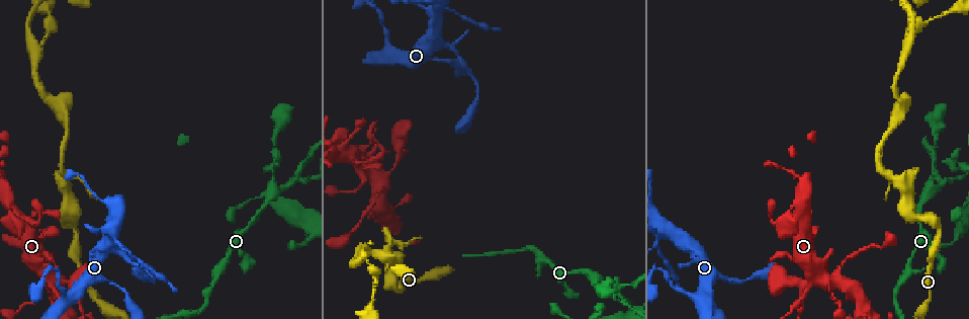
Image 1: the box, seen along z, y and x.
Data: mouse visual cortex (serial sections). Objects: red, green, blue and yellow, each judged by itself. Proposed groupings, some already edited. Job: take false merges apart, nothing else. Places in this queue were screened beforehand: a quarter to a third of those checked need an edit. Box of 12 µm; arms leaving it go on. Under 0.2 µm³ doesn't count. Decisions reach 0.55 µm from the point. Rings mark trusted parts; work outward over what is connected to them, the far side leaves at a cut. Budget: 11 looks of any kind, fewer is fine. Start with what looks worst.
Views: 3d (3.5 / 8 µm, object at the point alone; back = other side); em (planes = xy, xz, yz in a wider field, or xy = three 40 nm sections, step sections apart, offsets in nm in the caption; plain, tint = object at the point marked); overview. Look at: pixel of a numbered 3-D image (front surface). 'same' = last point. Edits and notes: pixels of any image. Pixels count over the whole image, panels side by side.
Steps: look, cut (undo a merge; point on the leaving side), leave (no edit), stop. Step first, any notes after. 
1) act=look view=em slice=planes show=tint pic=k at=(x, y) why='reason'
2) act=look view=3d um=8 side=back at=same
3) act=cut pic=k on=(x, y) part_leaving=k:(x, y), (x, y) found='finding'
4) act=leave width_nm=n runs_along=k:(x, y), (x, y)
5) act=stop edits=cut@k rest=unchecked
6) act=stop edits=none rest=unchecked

act=look view=3d um=3.5 pic=1 at=(289, 182) why='thin arm on a thick one'

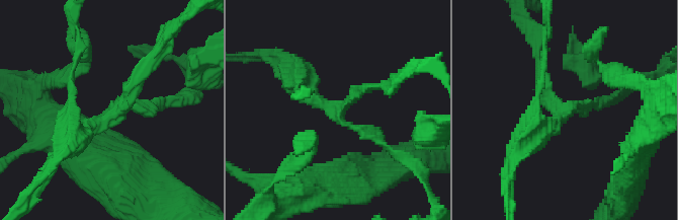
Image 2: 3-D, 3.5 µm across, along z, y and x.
act=look view=em slice=xy step=5 show=tint pic=2 at=(339, 109) arms=3 arm_widths_nm=150,200,350 why='now the EM'

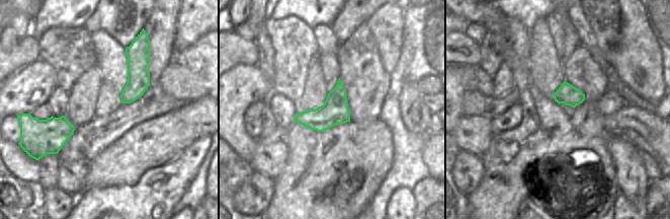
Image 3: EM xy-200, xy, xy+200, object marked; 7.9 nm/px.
act=leave runs_along=2:(70, 143), (151, 65) found='one cell here'

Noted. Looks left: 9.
act=look view=3d um=3.5 pic=1 at=(121, 252) why='calibre changes'

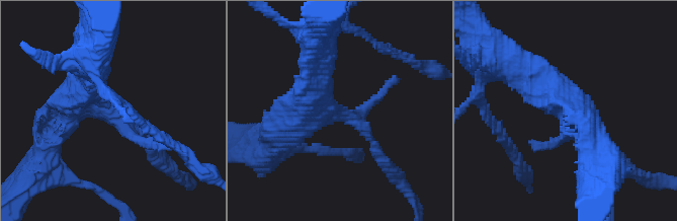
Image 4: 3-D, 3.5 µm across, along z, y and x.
act=look view=em slice=xy step=1 show=tint pic=4 at=(336, 114) why='need the tissue'

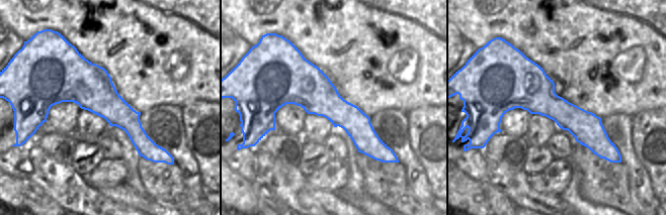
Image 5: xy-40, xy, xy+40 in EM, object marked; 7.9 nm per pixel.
act=leave found='continuous, no second cell'

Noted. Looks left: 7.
act=look view=3d um=3.5 side=back pic=1 at=(912, 216) why='sharp bend'

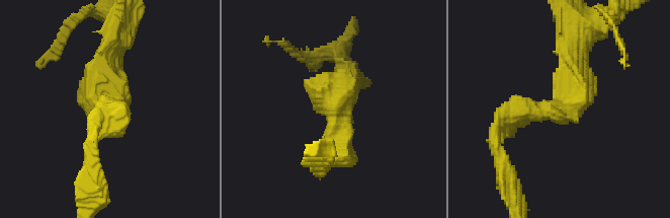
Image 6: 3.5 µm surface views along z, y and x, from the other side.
act=look view=em slice=xy step=1 show=tint pic=6 at=(336, 100) why='need the tissue'

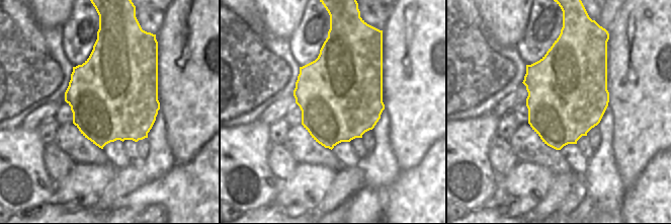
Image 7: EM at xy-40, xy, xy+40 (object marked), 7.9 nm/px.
act=look view=em slice=planes show=tint at=same why='cut it another way'

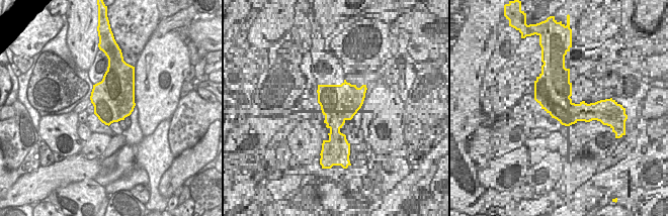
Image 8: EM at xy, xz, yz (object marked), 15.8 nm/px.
act=leave runs_along=6:(502, 121), (570, 102), (577, 43) found='continuous, no second cell'

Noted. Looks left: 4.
act=look view=3d um=3.5 pic=1 at=(35, 50) why='side arm on a straight run'

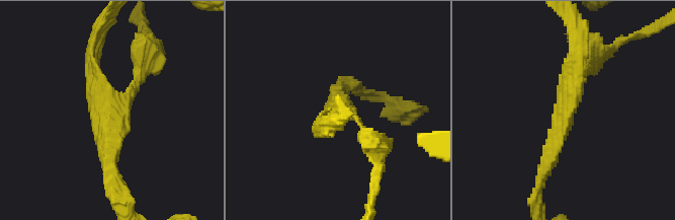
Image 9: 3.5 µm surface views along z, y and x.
act=look view=em slice=planes show=tint pic=9 at=(561, 115) arms=3 arm_widths_nm=150,200,250

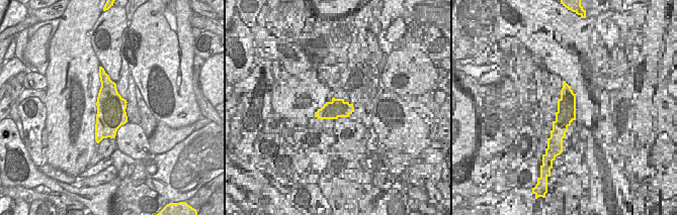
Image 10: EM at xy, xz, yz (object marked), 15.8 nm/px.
act=leave runs_along=9:(541, 179), (565, 101), (588, 64) found='one cell here'

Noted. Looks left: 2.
act=look view=3d um=3.5 pic=1 at=(61, 284)

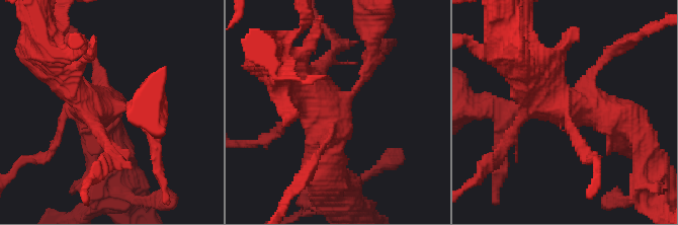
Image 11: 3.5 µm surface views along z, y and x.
act=look view=em slice=xy step=2 show=tint pic=11 at=(114, 106)

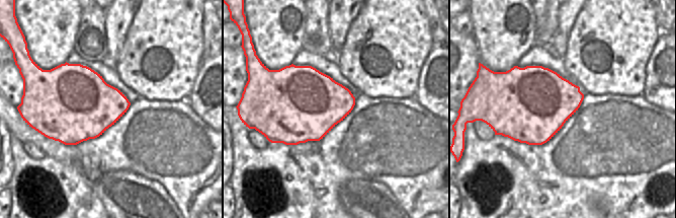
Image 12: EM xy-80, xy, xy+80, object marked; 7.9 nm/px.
act=leave runs_along=11:(521, 73), (544, 101), (617, 117) found='continuous, no second cell'

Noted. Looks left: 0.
act=stop edits=none rest=unchecked

